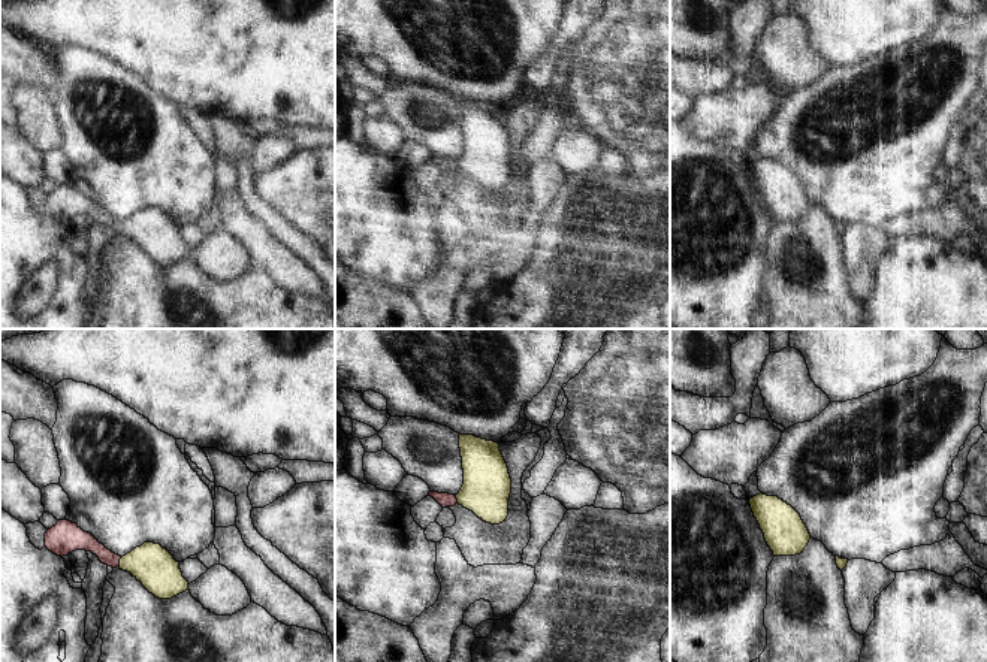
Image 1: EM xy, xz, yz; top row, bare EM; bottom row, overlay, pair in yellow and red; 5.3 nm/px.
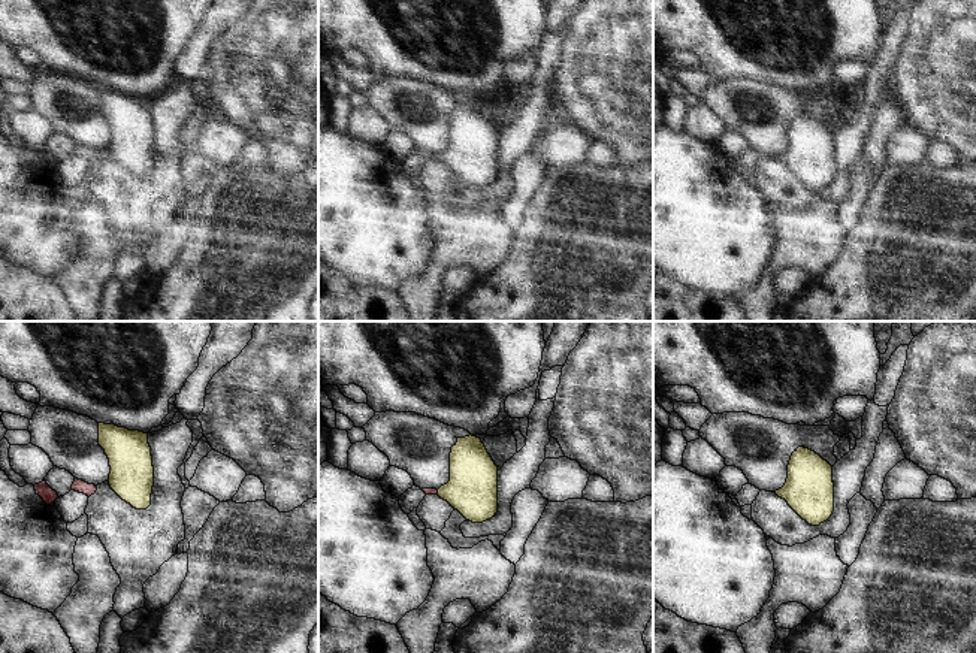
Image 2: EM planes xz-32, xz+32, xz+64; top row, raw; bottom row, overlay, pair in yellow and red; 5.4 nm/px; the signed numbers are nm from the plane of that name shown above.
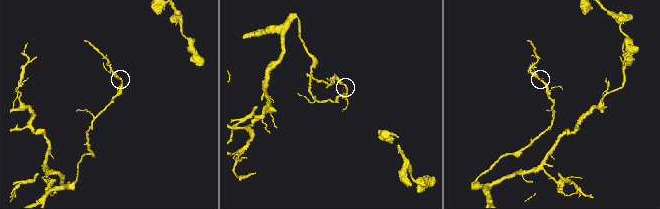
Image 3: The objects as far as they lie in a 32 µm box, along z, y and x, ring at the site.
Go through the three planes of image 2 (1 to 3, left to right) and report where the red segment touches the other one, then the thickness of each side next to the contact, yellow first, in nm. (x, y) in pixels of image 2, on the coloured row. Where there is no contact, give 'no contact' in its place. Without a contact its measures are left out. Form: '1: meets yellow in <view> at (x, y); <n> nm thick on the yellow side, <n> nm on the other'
1: no contact
2: meets yellow in xz+32 at (438, 492); 280 nm thick on the yellow side, 30 nm on the other
3: no contact

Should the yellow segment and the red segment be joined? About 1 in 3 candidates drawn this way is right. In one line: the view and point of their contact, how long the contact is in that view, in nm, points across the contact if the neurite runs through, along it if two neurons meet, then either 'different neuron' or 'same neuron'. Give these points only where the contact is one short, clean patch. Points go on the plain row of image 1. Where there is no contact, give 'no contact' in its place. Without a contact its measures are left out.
contact xy (120, 227); length 50 nm; way xy (154, 232), (147, 227), (120, 227), (80, 205); same neuron

